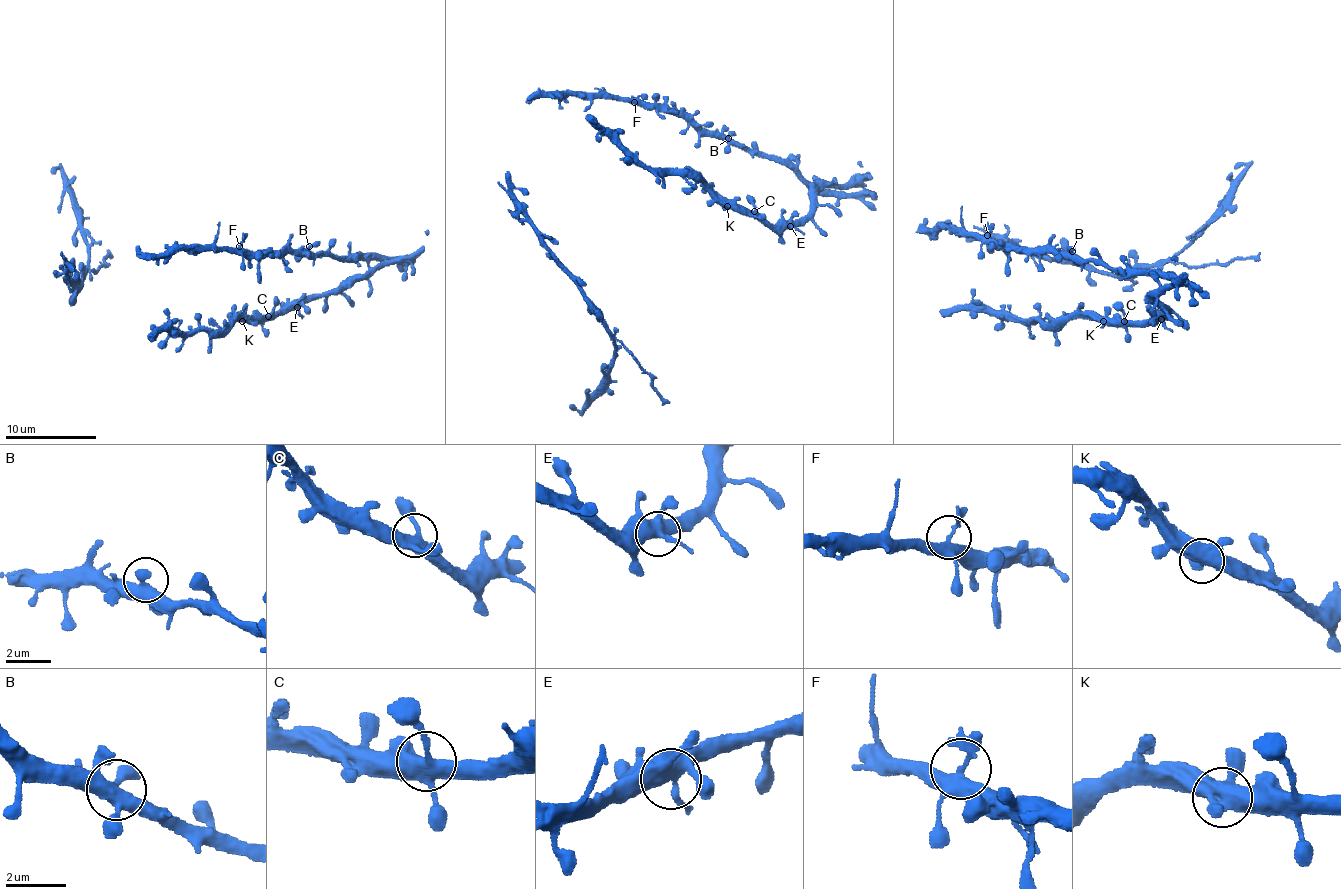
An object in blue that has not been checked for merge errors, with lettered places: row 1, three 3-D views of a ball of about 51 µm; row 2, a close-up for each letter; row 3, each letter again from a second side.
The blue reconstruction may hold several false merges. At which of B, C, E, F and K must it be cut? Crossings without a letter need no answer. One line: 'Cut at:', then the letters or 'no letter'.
Cut at: no letter

